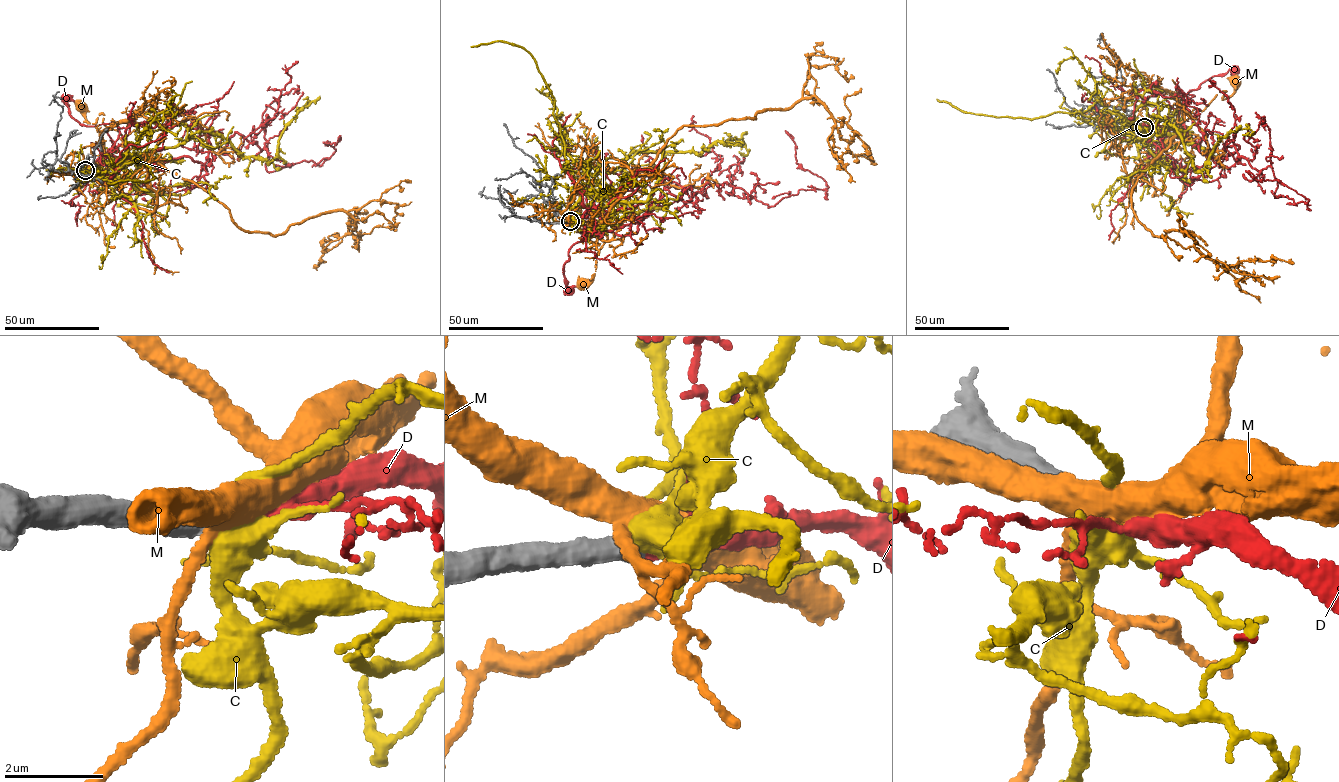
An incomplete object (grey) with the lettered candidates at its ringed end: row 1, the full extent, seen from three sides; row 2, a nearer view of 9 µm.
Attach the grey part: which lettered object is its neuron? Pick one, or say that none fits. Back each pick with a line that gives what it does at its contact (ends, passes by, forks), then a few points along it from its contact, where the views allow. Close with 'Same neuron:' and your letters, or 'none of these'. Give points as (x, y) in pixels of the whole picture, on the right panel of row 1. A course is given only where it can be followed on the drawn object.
D: it ends; course (1145, 127), (1150, 130), (1153, 124), (1184, 105), (1194, 96), (1187, 93), (1199, 88), (1201, 83), (1233, 70)
Same neuron: D

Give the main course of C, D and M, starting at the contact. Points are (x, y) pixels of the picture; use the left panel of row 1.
C: (85, 171), (133, 173), (148, 157), (144, 152), (211, 131), (243, 156), (268, 163), (309, 101), (295, 111)
D: (85, 171), (104, 164), (120, 132), (114, 123), (79, 124), (69, 114), (67, 98)
M: (85, 171), (114, 159), (132, 145), (118, 132), (104, 125), (103, 114), (95, 124), (87, 121), (81, 106)

